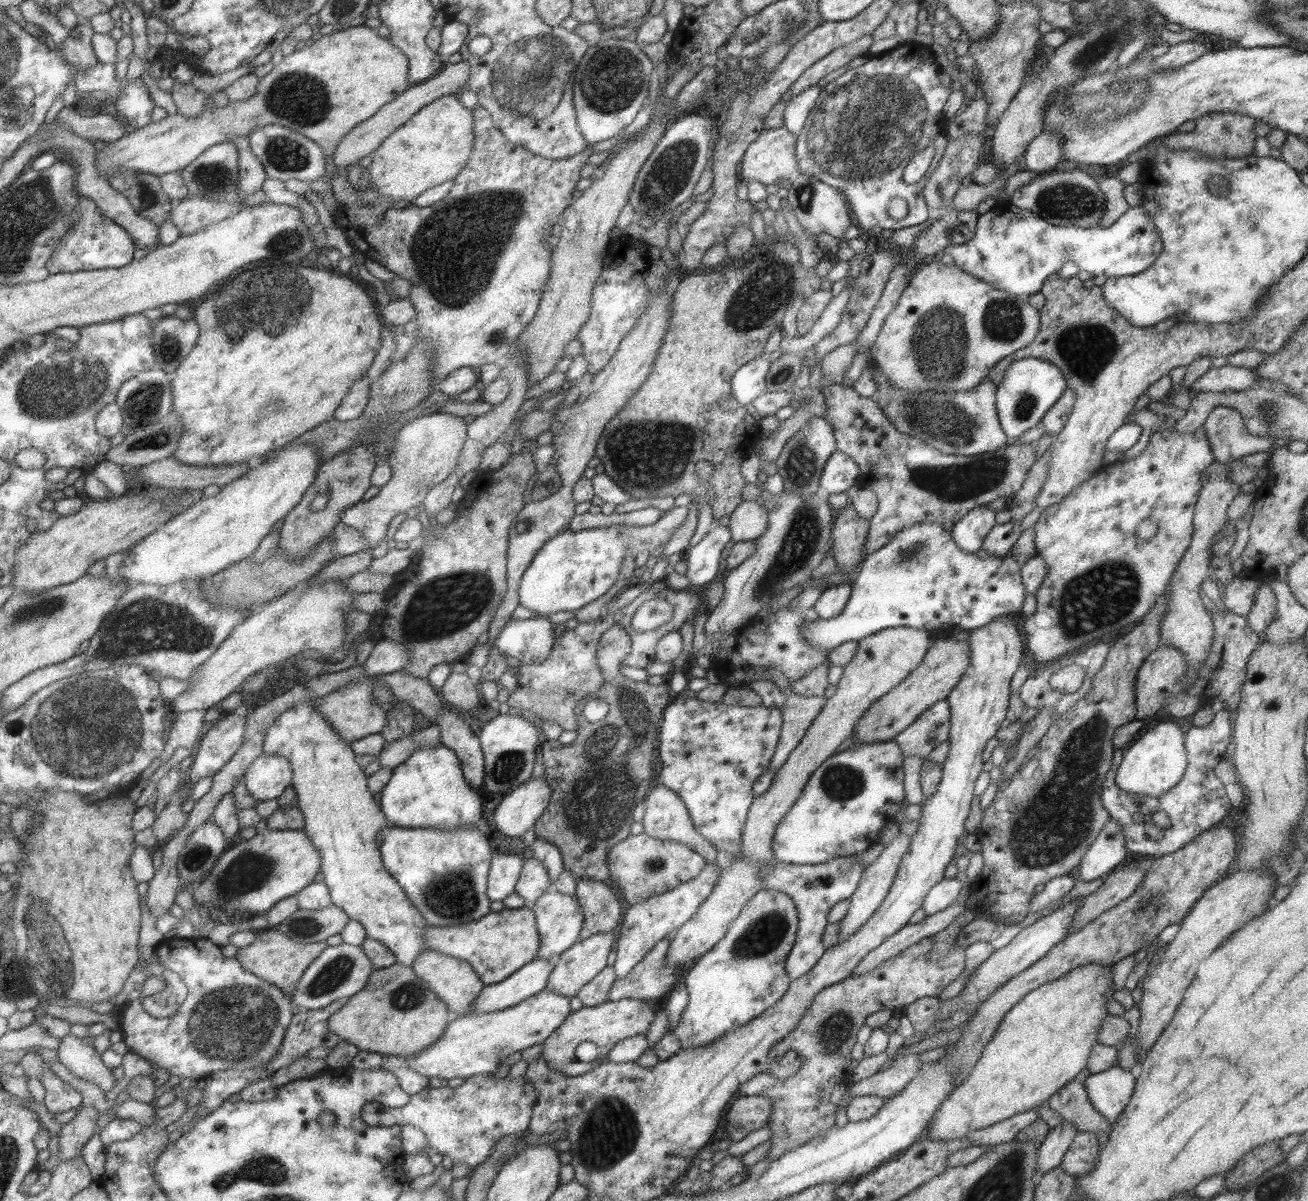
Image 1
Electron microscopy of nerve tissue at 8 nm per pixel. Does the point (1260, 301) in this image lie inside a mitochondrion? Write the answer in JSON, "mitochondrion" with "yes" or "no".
{"mitochondrion":"no"}

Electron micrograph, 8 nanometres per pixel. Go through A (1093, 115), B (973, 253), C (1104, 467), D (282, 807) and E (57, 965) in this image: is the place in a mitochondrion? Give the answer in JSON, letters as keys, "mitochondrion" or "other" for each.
{"A":"mitochondrion","B":"other","C":"other","D":"other","E":"mitochondrion"}

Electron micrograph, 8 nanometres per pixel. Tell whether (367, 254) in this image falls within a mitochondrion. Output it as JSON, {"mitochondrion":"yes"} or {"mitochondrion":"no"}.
{"mitochondrion":"no"}

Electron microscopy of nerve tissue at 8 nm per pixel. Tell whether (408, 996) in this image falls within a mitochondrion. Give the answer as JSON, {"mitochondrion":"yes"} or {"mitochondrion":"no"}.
{"mitochondrion":"yes"}

